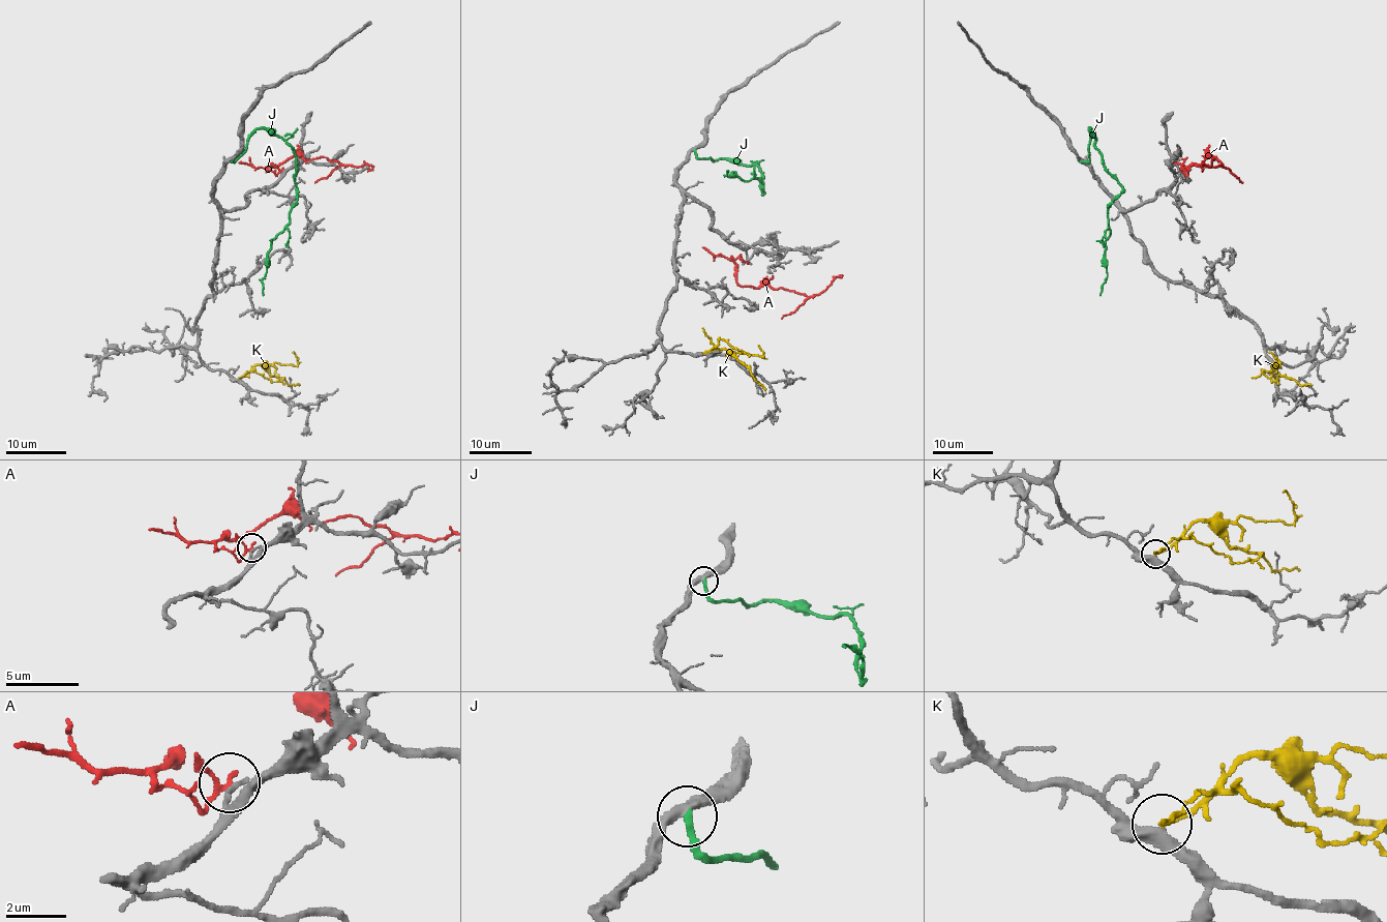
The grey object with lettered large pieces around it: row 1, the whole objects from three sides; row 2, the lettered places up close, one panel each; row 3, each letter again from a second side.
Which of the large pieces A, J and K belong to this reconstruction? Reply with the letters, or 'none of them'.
none of them

